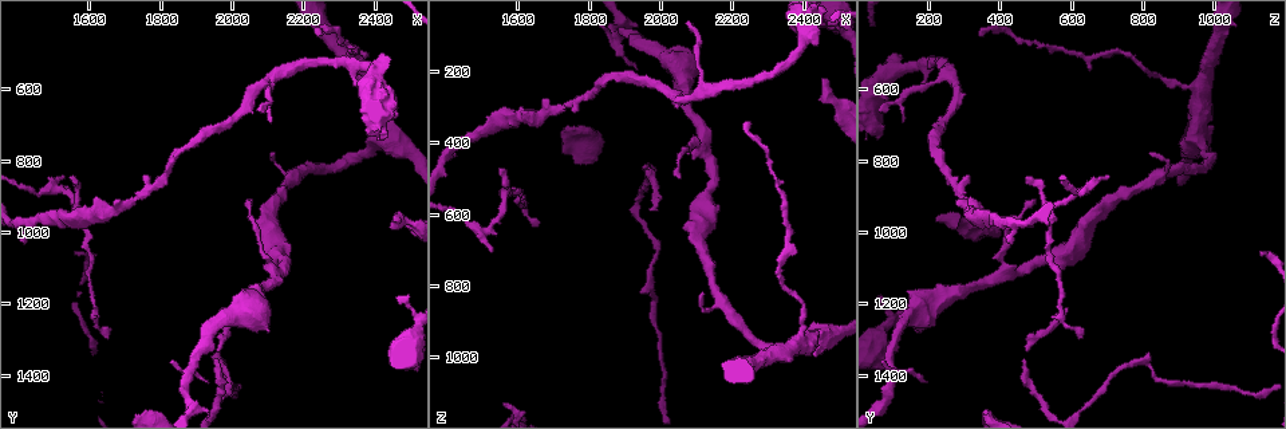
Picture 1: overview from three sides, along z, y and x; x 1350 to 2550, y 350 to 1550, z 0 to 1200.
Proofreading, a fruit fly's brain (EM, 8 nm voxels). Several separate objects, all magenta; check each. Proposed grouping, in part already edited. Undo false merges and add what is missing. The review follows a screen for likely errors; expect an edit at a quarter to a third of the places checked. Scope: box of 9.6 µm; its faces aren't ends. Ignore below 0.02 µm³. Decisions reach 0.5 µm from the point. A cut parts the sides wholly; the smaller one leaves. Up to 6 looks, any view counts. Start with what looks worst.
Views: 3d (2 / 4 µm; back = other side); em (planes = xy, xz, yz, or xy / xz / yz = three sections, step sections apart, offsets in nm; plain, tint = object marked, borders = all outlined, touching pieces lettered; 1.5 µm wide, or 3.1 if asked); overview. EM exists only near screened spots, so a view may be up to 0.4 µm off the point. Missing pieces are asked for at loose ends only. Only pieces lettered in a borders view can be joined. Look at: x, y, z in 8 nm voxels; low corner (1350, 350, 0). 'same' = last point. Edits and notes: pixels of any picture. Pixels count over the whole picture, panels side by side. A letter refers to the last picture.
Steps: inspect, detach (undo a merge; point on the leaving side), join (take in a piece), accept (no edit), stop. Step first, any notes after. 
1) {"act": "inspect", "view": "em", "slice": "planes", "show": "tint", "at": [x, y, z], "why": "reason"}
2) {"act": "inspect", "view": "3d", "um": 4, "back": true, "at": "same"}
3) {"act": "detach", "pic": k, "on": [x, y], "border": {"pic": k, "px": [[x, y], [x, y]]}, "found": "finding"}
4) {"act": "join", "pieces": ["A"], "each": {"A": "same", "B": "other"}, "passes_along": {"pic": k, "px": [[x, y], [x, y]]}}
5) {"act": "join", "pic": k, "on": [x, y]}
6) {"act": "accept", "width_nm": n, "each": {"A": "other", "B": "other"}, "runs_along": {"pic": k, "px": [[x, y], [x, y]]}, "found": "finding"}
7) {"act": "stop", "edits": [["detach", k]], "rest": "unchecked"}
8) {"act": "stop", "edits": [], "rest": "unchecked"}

{"act": "inspect", "view": "3d", "um": 2, "back": true, "at": [2450, 950, 210]}

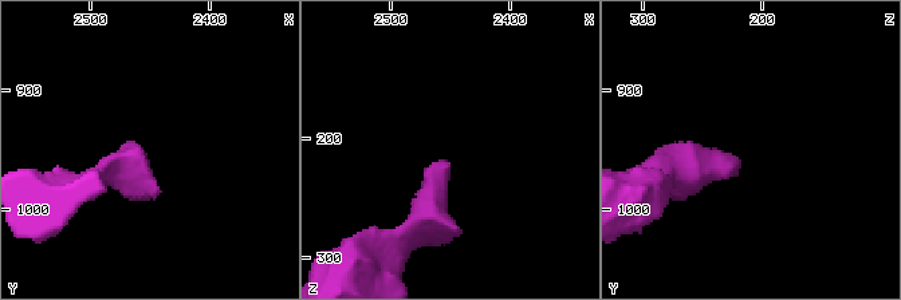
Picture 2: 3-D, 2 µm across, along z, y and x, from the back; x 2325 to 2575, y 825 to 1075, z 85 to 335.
{"act": "inspect", "view": "em", "slice": "yz", "step": 4, "show": "borders", "at": [2452, 960, 218], "why": "shape alone is not enough"}

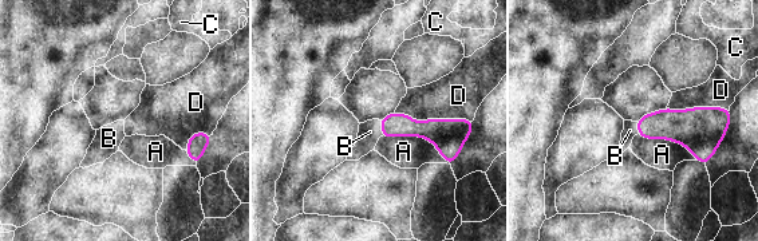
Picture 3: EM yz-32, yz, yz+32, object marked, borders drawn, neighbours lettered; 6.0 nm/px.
{"act": "join", "pieces": ["B"], "each": {"A": "other", "B": "same", "C": "other", "D": "other"}, "passes_along": {"pic": 3, "px": [[394, 125], [382, 129], [370, 131]]}, "found": "the cell continues"}

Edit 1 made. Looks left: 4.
{"act": "inspect", "view": "overview"}

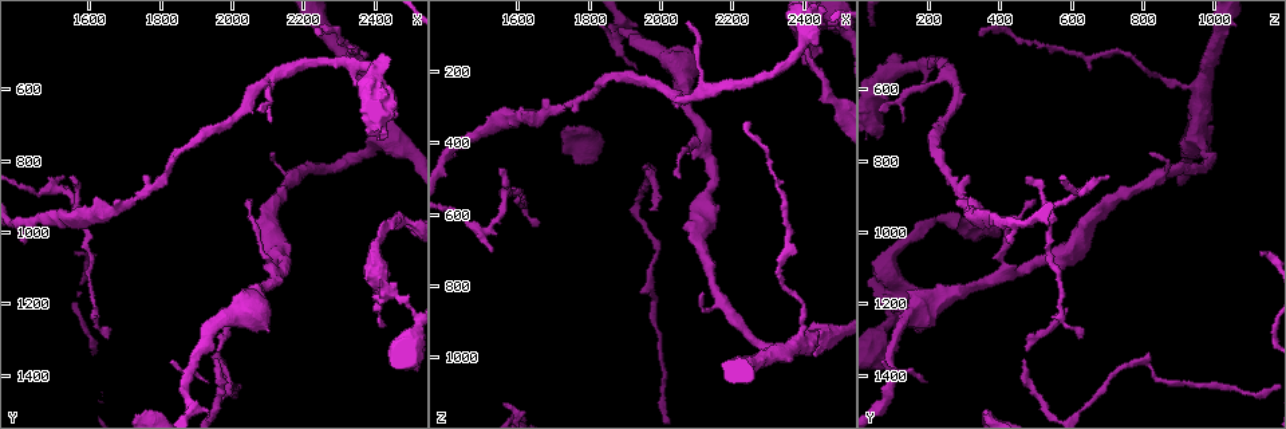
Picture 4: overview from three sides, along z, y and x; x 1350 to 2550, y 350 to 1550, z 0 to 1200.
{"act": "inspect", "view": "em", "slice": "planes", "show": "borders", "at": [2110, 700, 130], "why": "an open end"}

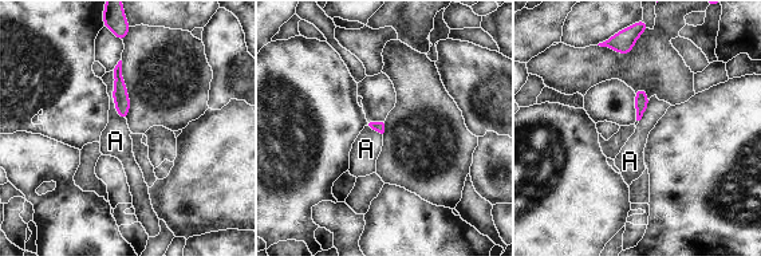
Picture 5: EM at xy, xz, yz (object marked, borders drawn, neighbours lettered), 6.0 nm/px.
{"act": "accept", "each": {"A": "other"}, "border": {"pic": 5, "px": [[113, 71], [115, 113], [126, 121]]}, "found": "none of them fits"}

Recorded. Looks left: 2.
{"act": "inspect", "view": "3d", "um": 2, "at": [2130, 770, 820], "why": "thin end"}

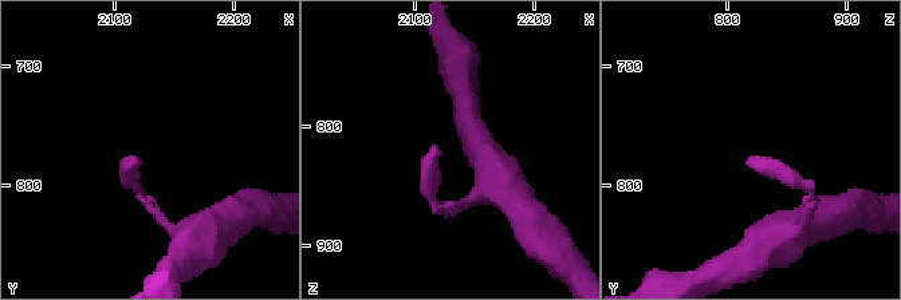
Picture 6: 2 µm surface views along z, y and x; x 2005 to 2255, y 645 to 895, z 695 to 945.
{"act": "inspect", "view": "em", "slice": "planes", "show": "borders", "at": [2124, 780, 822]}

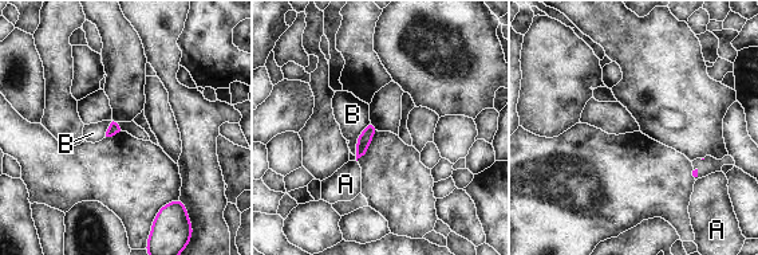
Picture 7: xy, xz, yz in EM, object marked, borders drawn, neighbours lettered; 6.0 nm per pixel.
{"act": "accept", "longest_contact_nm": ["B", 220], "each": {"A": "other", "B": "other"}, "border": {"pic": 7, "px": [[370, 121], [359, 134], [355, 155]]}, "found": "no lettered piece goes on from it"}

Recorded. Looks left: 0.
{"act": "stop", "edits": [["join", 3]], "rest": "unchecked"}

